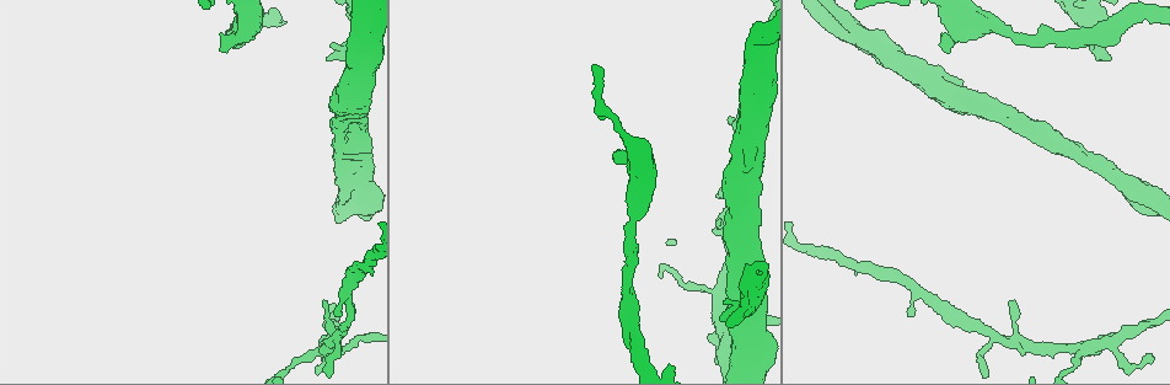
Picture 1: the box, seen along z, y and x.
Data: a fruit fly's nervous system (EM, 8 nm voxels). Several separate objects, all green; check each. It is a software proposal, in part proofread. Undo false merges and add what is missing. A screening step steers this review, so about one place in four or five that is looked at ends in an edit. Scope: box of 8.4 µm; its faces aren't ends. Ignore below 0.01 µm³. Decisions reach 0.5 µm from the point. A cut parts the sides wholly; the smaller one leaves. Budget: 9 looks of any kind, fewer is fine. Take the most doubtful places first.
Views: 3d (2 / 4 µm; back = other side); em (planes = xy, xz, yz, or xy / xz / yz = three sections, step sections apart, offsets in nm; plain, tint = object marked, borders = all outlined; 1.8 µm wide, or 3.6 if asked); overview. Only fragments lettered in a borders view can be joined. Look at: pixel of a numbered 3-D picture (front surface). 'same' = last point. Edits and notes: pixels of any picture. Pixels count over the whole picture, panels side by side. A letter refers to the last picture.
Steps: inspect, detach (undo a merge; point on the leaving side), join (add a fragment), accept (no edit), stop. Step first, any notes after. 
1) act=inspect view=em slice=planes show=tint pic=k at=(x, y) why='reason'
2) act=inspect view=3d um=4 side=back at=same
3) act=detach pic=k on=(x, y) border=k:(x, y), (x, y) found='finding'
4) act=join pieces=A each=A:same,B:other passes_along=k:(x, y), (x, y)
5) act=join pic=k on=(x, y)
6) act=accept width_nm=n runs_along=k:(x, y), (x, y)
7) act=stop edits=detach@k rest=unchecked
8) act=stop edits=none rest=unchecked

act=inspect view=3d um=4 pic=1 at=(615, 154) why='branch stops here'

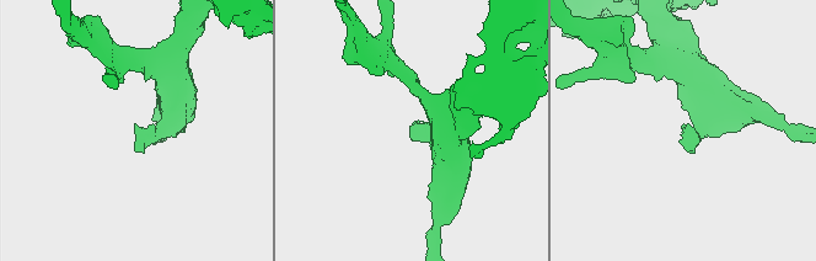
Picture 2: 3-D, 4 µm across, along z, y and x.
act=inspect view=em slice=xz step=16 show=tint pic=2 at=(135, 125)

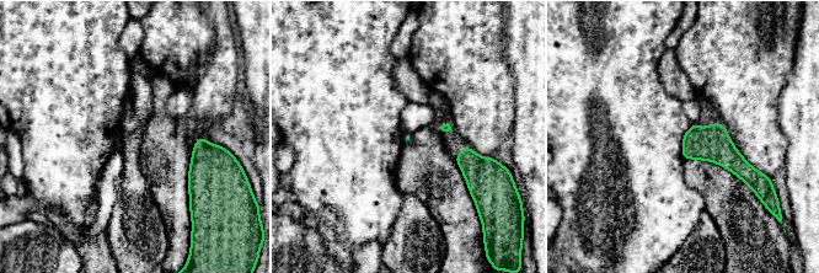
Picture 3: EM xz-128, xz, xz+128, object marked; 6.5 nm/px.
act=inspect view=em slice=yz step=8 show=borders at=same

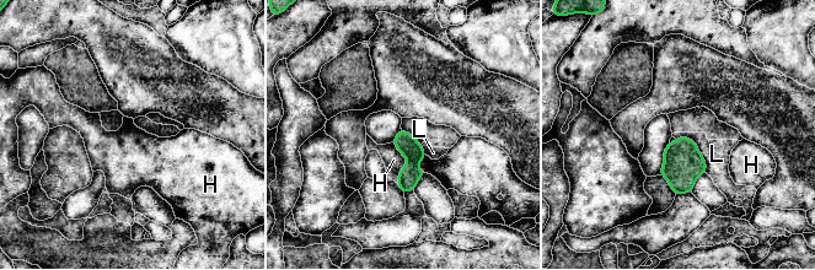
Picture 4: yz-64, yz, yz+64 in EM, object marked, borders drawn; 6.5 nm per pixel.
act=accept width_nm=140 each=H:other,L:other runs_along=4:(401, 134), (411, 149), (411, 188) found='none of them fits'

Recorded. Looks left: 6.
act=inspect view=em slice=yz step=16 show=tint pic=1 at=(1110, 57) why='branch stops here'

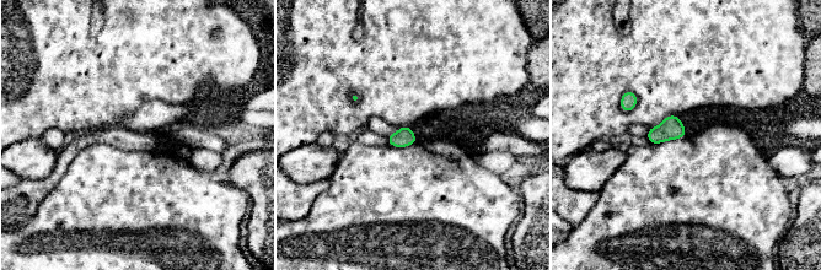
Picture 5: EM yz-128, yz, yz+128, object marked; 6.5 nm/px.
act=inspect view=em slice=planes show=borders at=same why='cut it another way'

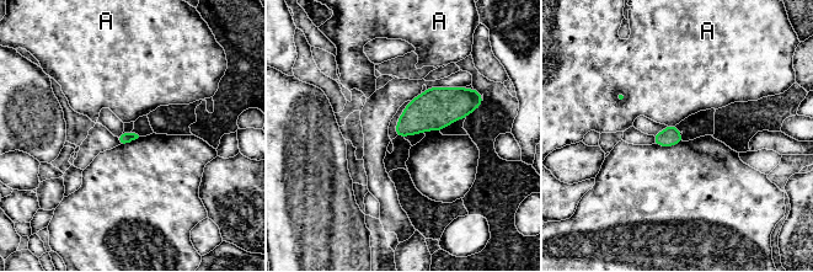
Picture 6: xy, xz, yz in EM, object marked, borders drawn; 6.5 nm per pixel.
act=accept each=A:other border=6:(667, 124), (674, 126) found='none of them fits'

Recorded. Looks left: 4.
act=inspect view=3d um=2 pic=1 at=(1084, 346) why='four or more arms meet'

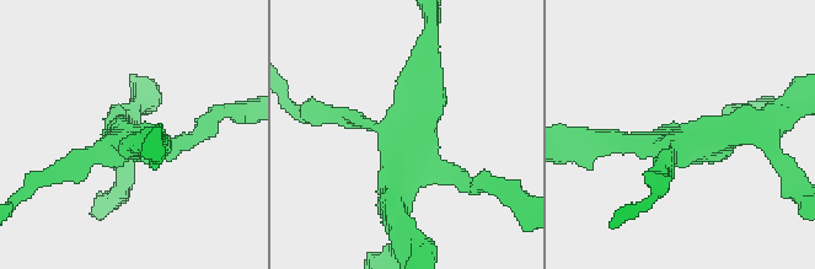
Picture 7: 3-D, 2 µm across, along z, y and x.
act=inspect view=em slice=planes show=tint pic=7 at=(137, 138) arms=4

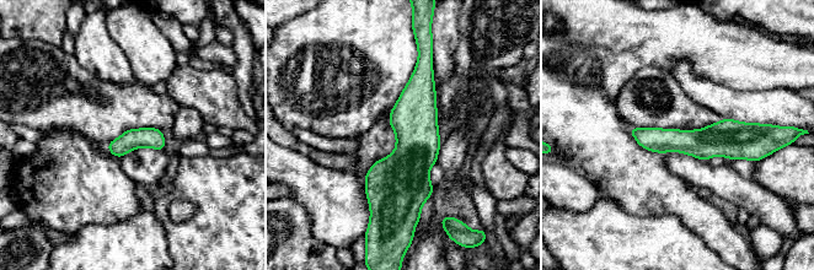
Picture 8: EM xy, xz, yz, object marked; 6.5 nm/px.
act=inspect view=em slice=planes show=borders at=same why='see the neighbours'

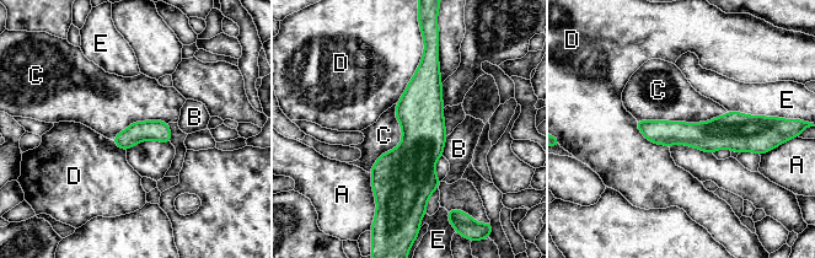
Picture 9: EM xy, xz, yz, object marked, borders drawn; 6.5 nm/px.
act=accept width_nm=140 each=A:other,B:other,C:other,D:other,E:other found='one cell here'

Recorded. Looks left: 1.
act=inspect view=em slice=planes show=borders pic=1 at=(1039, 131) why='a fork'

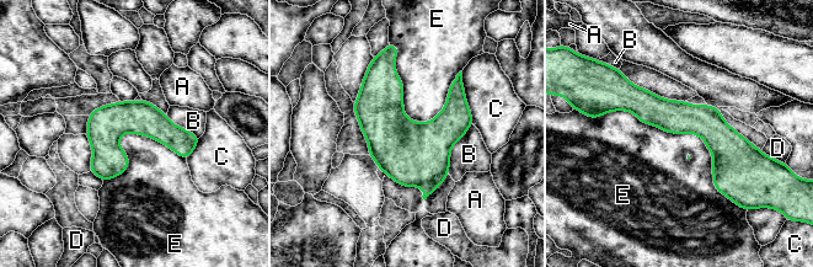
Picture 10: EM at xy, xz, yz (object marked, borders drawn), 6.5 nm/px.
act=accept each=A:other,B:other,C:other,D:other,E:other found='one cell here'

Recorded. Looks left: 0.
act=stop edits=none rest=unchecked

